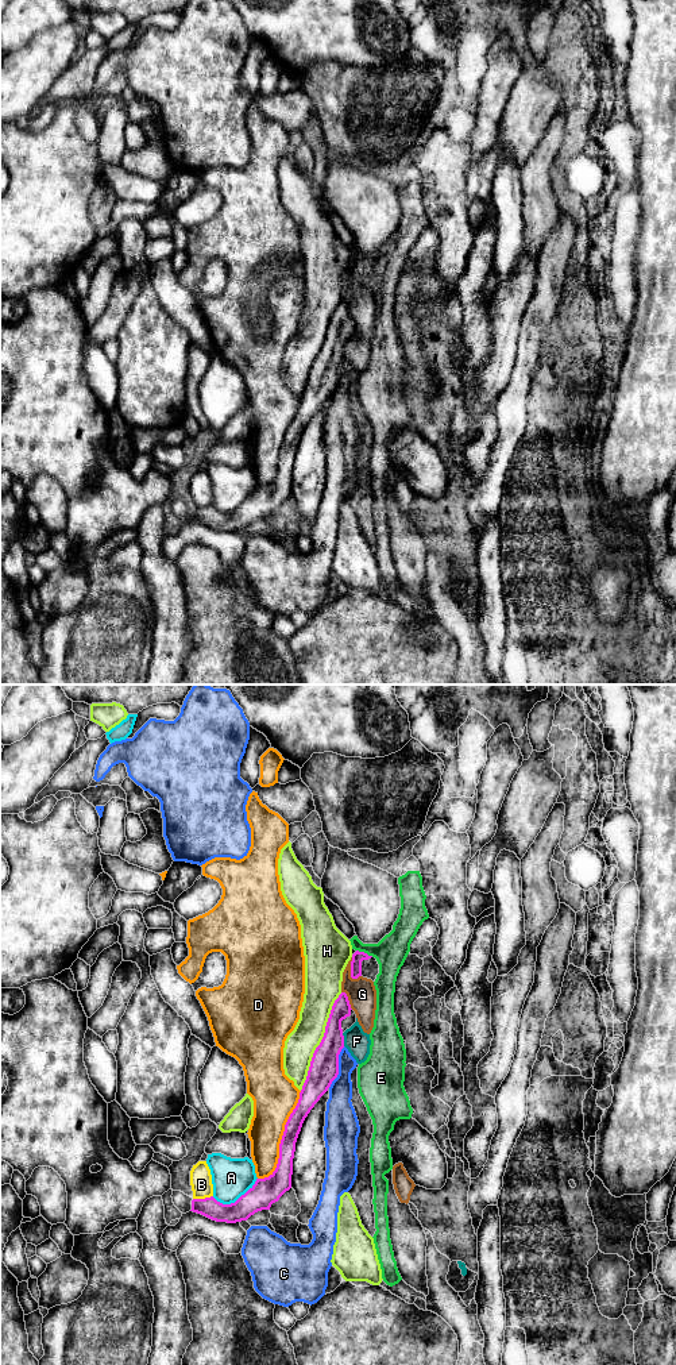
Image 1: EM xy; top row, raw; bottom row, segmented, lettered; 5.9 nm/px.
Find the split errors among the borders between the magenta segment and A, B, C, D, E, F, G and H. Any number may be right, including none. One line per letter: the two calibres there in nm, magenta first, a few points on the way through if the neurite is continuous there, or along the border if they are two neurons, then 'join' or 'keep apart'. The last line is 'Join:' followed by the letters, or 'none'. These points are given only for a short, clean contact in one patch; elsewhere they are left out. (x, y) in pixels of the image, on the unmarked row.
A: calibres 160 and 240 nm; keep apart
B: calibres 120 and 130 nm; border xy (212, 504), (204, 508), (193, 508); keep apart
C: calibres 180 and 160 nm; keep apart
D: calibres 130 and 260 nm; keep apart
E: calibres 70 and 190 nm; way xy (358, 266), (364, 262), (391, 259); join
F: calibres 180 and 150 nm; border xy (342, 342), (344, 354); keep apart
G: calibres 70 and 170 nm; border xy (351, 266), (351, 285), (356, 288); keep apart
H: calibres 180 and 190 nm; keep apart
Join: E

